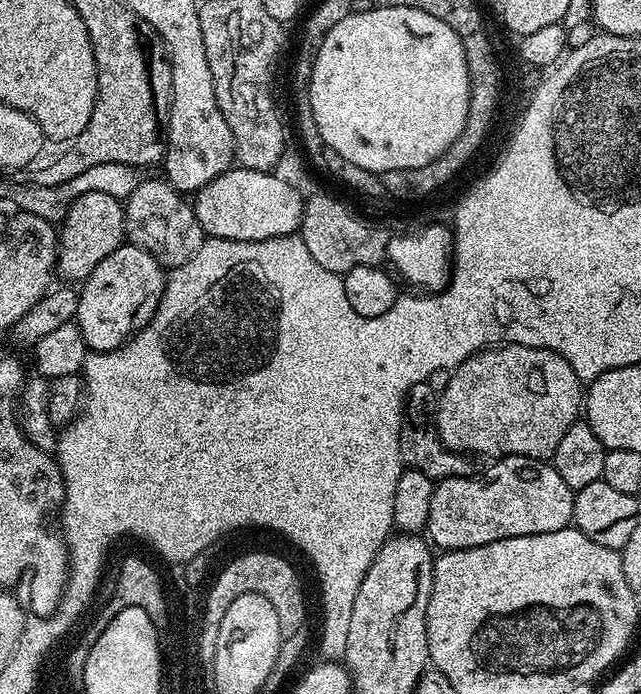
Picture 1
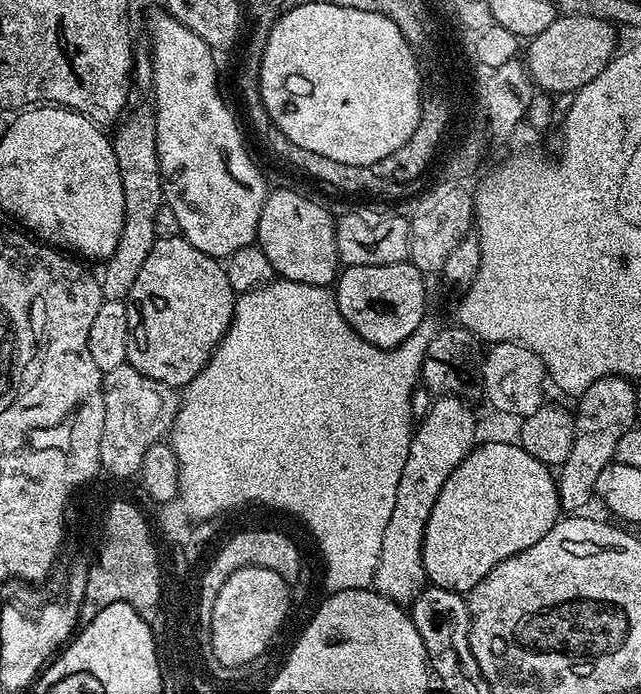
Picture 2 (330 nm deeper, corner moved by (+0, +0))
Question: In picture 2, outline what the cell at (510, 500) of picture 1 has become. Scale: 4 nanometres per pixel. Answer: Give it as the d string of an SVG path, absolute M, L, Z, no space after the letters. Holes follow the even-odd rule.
M492 440L489 444L477 443L454 474L446 478L446 486L442 486L442 494L438 494L434 510L430 510L430 522L426 522L422 546L427 583L467 594L482 582L482 578L486 578L486 574L490 574L490 570L494 570L494 566L498 566L498 562L506 562L506 558L534 546L534 542L542 542L561 516L556 476L549 465L538 462L534 454L516 442L507 444L504 440Z

